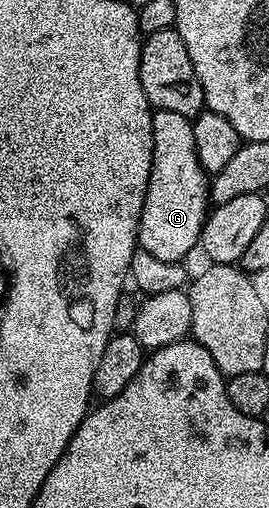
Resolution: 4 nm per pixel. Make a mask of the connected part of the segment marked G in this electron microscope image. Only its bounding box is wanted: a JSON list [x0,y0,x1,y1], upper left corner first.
[137,110,209,263]

